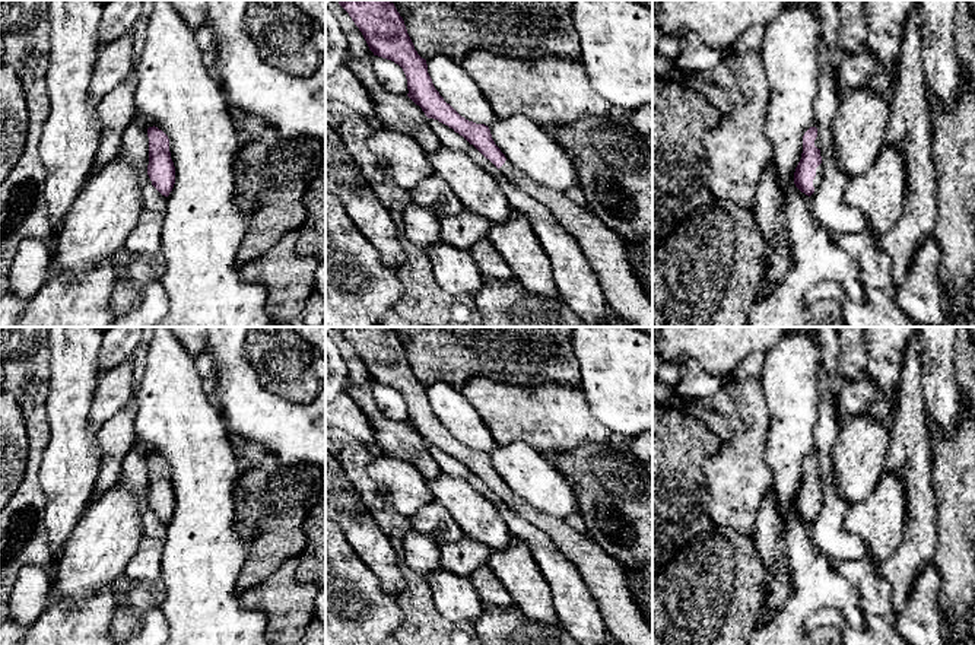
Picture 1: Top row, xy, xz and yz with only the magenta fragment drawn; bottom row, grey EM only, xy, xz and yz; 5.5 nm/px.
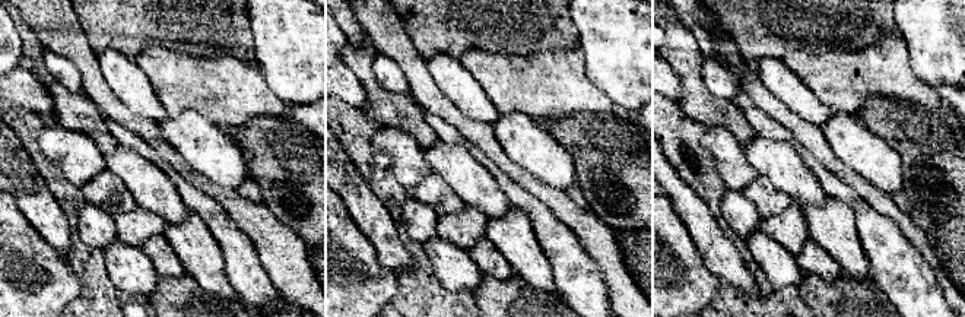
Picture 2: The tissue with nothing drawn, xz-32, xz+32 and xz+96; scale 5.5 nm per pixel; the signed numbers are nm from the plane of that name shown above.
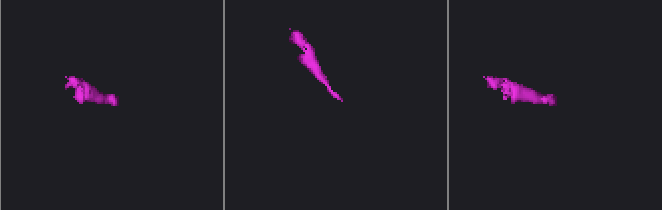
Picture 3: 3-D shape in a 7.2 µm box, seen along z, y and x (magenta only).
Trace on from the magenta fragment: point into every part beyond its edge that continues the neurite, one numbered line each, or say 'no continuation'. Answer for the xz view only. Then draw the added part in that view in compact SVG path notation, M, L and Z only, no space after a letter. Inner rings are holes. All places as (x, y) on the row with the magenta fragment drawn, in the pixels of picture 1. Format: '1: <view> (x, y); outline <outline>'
1: xz (606, 251); outline M508 159L499 171L543 204L578 241L598 277L610 311L635 327L652 327L652 301L629 263L625 239L596 213L575 204L565 193L537 184Z

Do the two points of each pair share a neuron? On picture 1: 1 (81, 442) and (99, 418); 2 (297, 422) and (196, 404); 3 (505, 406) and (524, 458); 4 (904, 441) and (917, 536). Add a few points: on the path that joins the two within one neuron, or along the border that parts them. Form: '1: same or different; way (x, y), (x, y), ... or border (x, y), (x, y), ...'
1: different; border (95, 393), (89, 412), (89, 423), (94, 429)
2: different; border (218, 409), (228, 434), (234, 439)
3: different; border (498, 445), (524, 441), (548, 457)
4: same; way (914, 464), (918, 480), (918, 512)

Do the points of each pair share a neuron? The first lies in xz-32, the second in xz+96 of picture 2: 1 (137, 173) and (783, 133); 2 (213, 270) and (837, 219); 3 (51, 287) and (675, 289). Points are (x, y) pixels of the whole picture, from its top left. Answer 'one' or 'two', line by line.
1: two
2: one
3: one

